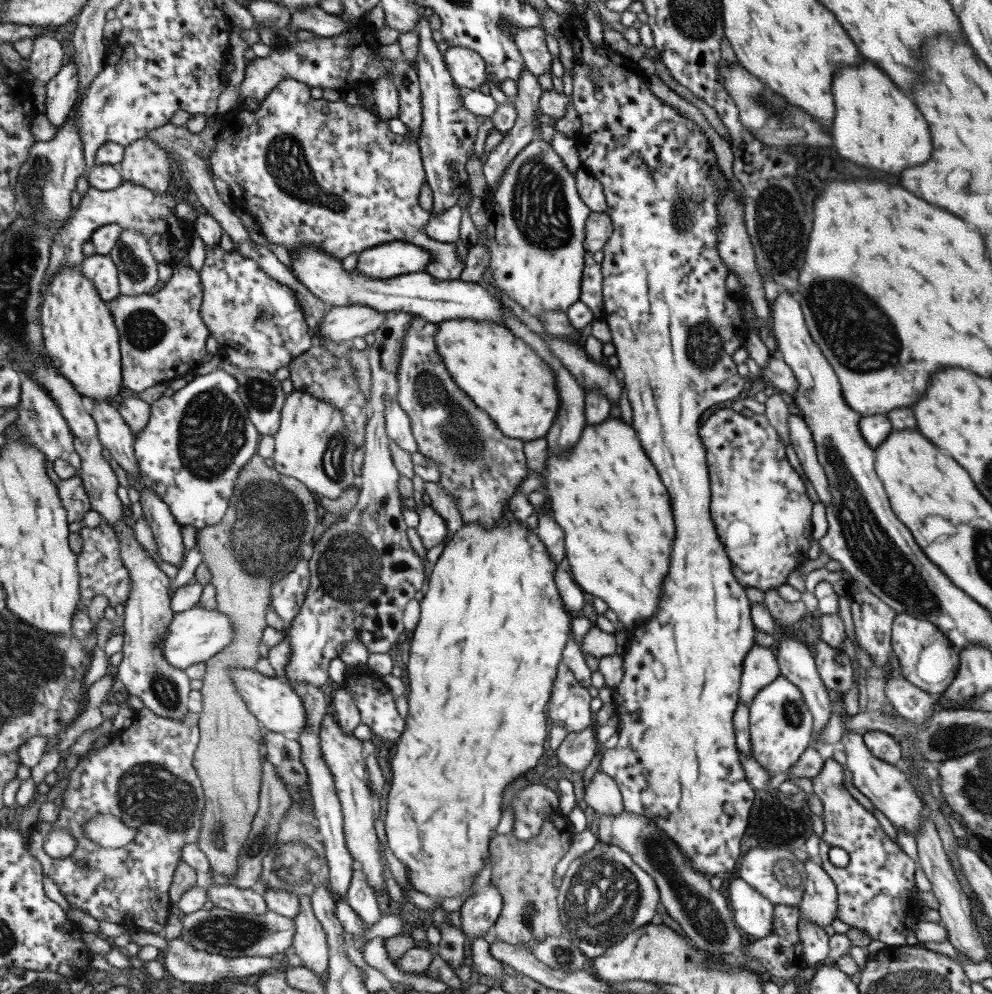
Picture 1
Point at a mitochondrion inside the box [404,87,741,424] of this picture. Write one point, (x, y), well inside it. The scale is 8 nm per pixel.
(538, 208)

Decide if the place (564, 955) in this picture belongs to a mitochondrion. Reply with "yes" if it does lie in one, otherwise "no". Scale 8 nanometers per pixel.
yes

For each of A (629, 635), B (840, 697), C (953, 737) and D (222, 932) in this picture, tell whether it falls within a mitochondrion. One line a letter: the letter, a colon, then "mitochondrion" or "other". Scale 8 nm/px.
A: other
B: other
C: mitochondrion
D: mitochondrion

